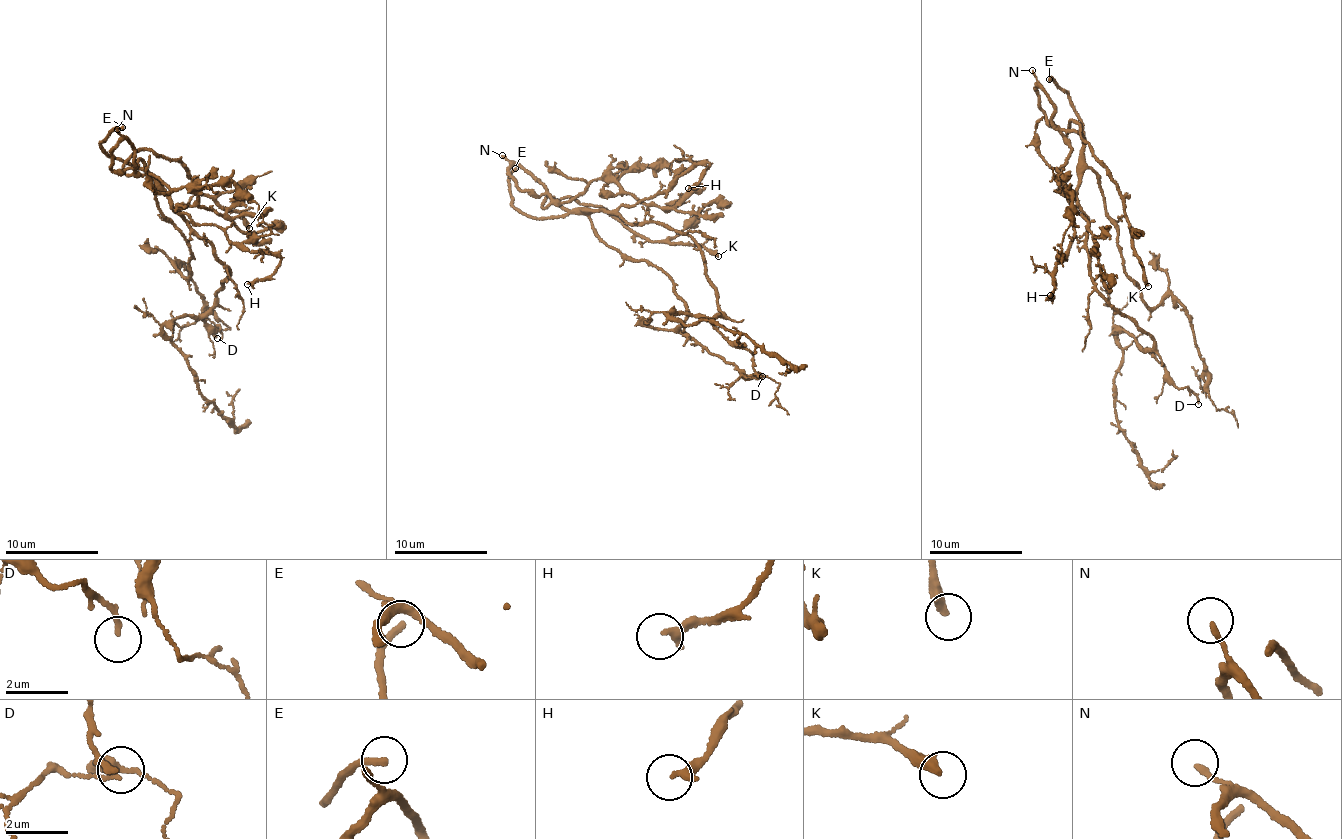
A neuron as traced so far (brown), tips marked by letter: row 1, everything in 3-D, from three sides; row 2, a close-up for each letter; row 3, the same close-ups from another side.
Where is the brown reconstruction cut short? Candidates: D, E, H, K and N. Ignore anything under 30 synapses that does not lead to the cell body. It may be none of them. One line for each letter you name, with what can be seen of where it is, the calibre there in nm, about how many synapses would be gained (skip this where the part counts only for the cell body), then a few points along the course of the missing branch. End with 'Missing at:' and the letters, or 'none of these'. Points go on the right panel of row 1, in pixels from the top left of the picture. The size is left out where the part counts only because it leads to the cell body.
E: place (1049, 79); calibre 160 nm; course (1049, 79), (1054, 87), (1049, 92), (1027, 87), (1026, 77), (1017, 69), (1004, 68), (980, 54), (927, 7)
K: place (1148, 286); calibre 340 nm; 50 synapses; course (1148, 286), (1144, 296), (1135, 296), (1130, 311), (1123, 312), (1119, 323), (1128, 337), (1125, 346), (1093, 354)
Missing at: E, K

